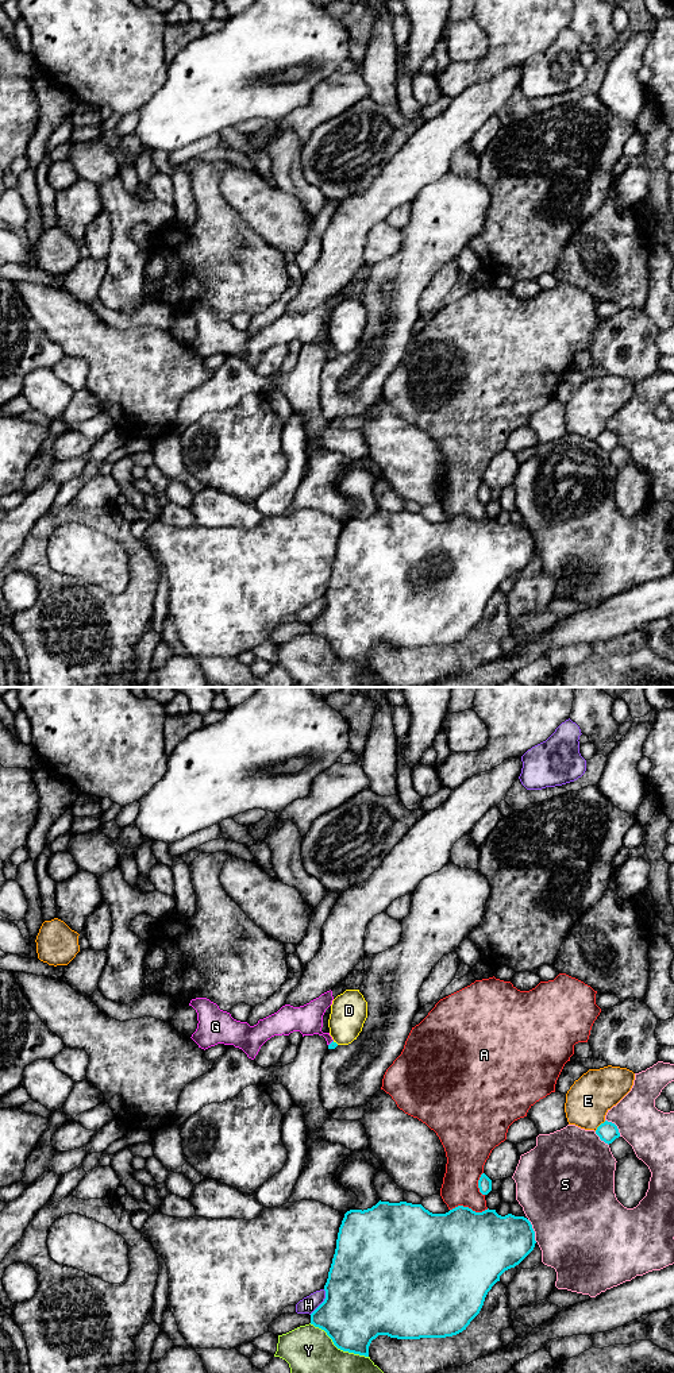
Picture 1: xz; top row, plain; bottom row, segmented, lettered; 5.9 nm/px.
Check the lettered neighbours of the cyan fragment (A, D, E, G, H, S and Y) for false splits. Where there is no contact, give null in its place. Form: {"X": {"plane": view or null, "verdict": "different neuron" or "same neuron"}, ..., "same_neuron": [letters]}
{"A": {"plane": "xz", "verdict": "different neuron"}, "D": {"plane": "xz", "verdict": "different neuron"}, "E": {"plane": "xz", "verdict": "different neuron"}, "G": {"plane": "xz", "verdict": "same neuron"}, "H": {"plane": "xz", "verdict": "different neuron"}, "S": {"plane": "xz", "verdict": "different neuron"}, "Y": {"plane": "xz", "verdict": "different neuron"}, "same_neuron": ["G"]}

